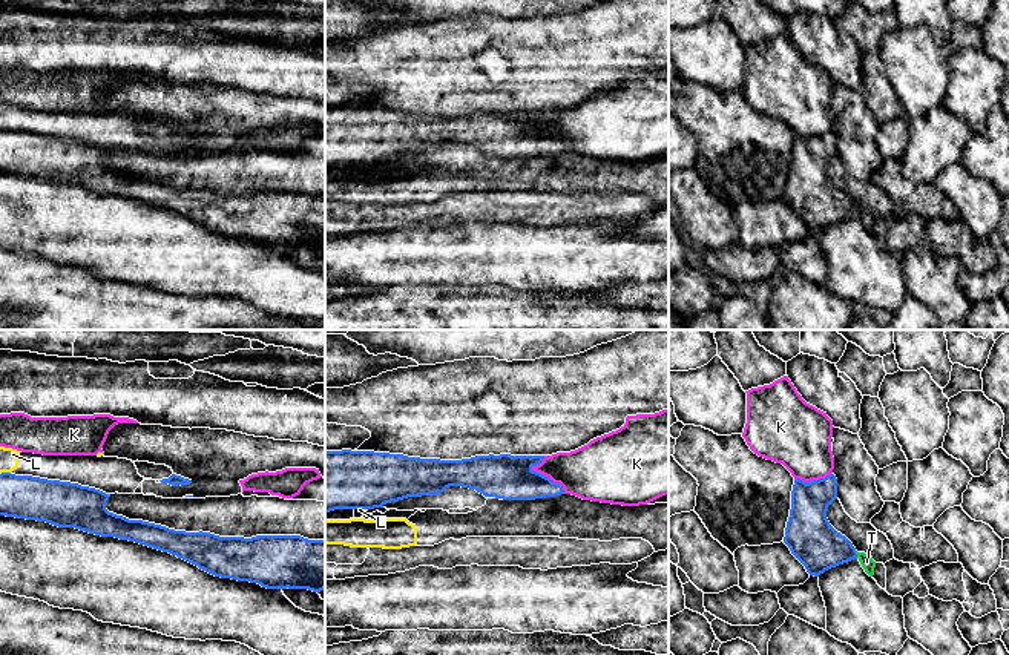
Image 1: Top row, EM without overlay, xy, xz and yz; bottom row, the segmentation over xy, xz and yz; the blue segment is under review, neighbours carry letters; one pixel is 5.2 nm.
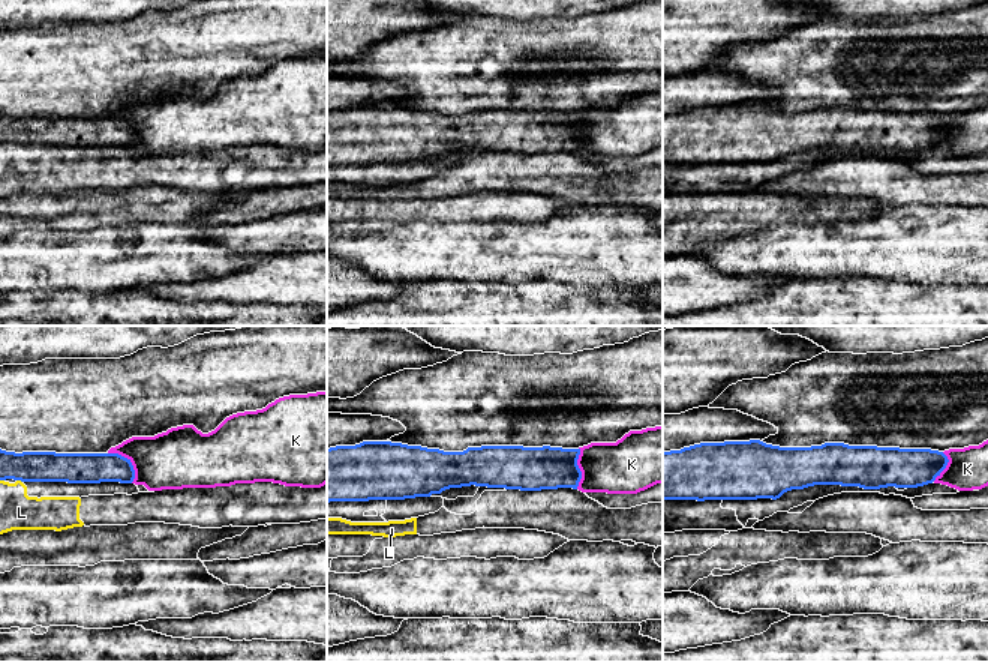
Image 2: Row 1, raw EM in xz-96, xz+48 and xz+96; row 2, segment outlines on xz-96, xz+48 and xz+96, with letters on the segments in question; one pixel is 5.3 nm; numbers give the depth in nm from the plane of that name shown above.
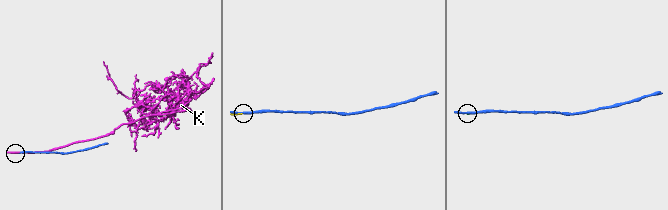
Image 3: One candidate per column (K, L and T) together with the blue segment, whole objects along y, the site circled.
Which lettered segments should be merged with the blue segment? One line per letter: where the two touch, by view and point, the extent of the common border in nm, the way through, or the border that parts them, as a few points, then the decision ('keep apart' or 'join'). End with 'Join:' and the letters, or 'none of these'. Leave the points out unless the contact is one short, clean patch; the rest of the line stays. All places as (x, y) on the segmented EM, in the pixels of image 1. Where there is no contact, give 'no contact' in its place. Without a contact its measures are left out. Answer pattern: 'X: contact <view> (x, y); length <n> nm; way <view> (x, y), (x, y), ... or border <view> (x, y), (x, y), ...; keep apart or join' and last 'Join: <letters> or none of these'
K: contact xz (548, 477); length 240 nm; keep apart
L: contact xy (5, 473); length 60 nm; keep apart
T: contact yz (856, 556); length 30 nm; keep apart
Join: none of these

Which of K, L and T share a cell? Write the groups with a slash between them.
K / L / T

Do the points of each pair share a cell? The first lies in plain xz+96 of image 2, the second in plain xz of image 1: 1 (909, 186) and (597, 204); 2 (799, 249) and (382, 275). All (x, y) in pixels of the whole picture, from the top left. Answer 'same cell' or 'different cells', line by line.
1: different cells
2: same cell

